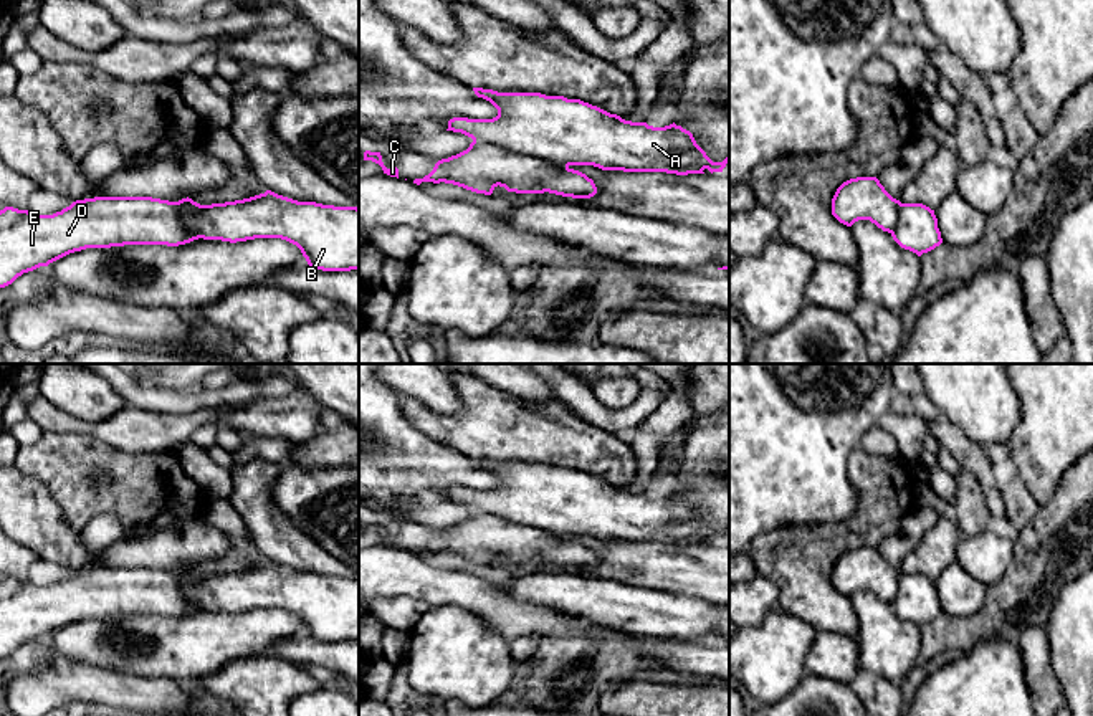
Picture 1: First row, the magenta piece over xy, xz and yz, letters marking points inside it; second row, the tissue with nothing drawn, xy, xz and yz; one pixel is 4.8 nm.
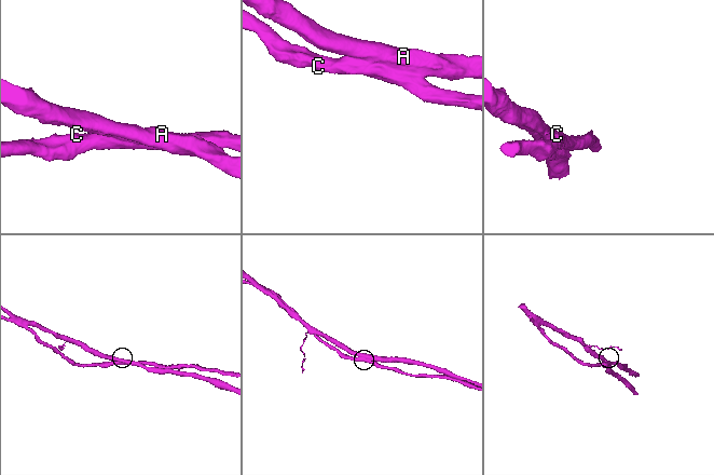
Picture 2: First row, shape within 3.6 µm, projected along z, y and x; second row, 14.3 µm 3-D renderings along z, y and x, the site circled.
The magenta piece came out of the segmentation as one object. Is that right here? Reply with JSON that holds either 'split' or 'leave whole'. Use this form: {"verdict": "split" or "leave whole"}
{"verdict": "split"}

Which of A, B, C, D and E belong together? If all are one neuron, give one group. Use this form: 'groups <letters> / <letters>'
groups A B / C D E

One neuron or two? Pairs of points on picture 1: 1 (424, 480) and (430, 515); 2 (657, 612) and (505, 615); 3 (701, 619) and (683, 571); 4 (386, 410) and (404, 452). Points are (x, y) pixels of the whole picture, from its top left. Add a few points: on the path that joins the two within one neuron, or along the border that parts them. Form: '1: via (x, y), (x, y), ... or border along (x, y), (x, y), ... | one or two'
1: border along (445, 500), (412, 503) | two
2: border along (531, 601), (604, 625) | two
3: border along (655, 589), (692, 594), (711, 602) | two
4: via (386, 420), (386, 434), (394, 442) | one

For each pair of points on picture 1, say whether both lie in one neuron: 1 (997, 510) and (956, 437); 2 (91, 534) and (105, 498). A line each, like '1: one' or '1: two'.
1: one
2: two

